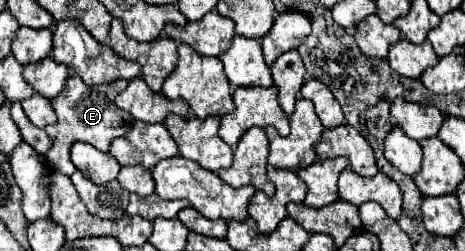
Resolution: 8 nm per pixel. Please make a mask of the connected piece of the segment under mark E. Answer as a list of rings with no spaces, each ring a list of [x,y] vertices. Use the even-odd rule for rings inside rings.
[[[69,77],[67,81],[67,87],[59,93],[57,99],[51,99],[51,105],[57,113],[57,121],[53,125],[47,125],[45,131],[47,135],[51,137],[53,145],[51,149],[45,153],[45,163],[49,169],[53,171],[59,171],[59,173],[65,173],[67,177],[73,175],[75,171],[75,165],[71,163],[71,157],[69,157],[69,151],[73,147],[73,143],[77,141],[83,141],[83,143],[89,143],[93,147],[97,147],[99,151],[107,153],[109,151],[109,145],[113,139],[125,135],[131,125],[133,125],[133,119],[115,107],[113,99],[127,87],[127,81],[115,81],[113,85],[97,85],[97,87],[87,87],[81,77]]]

